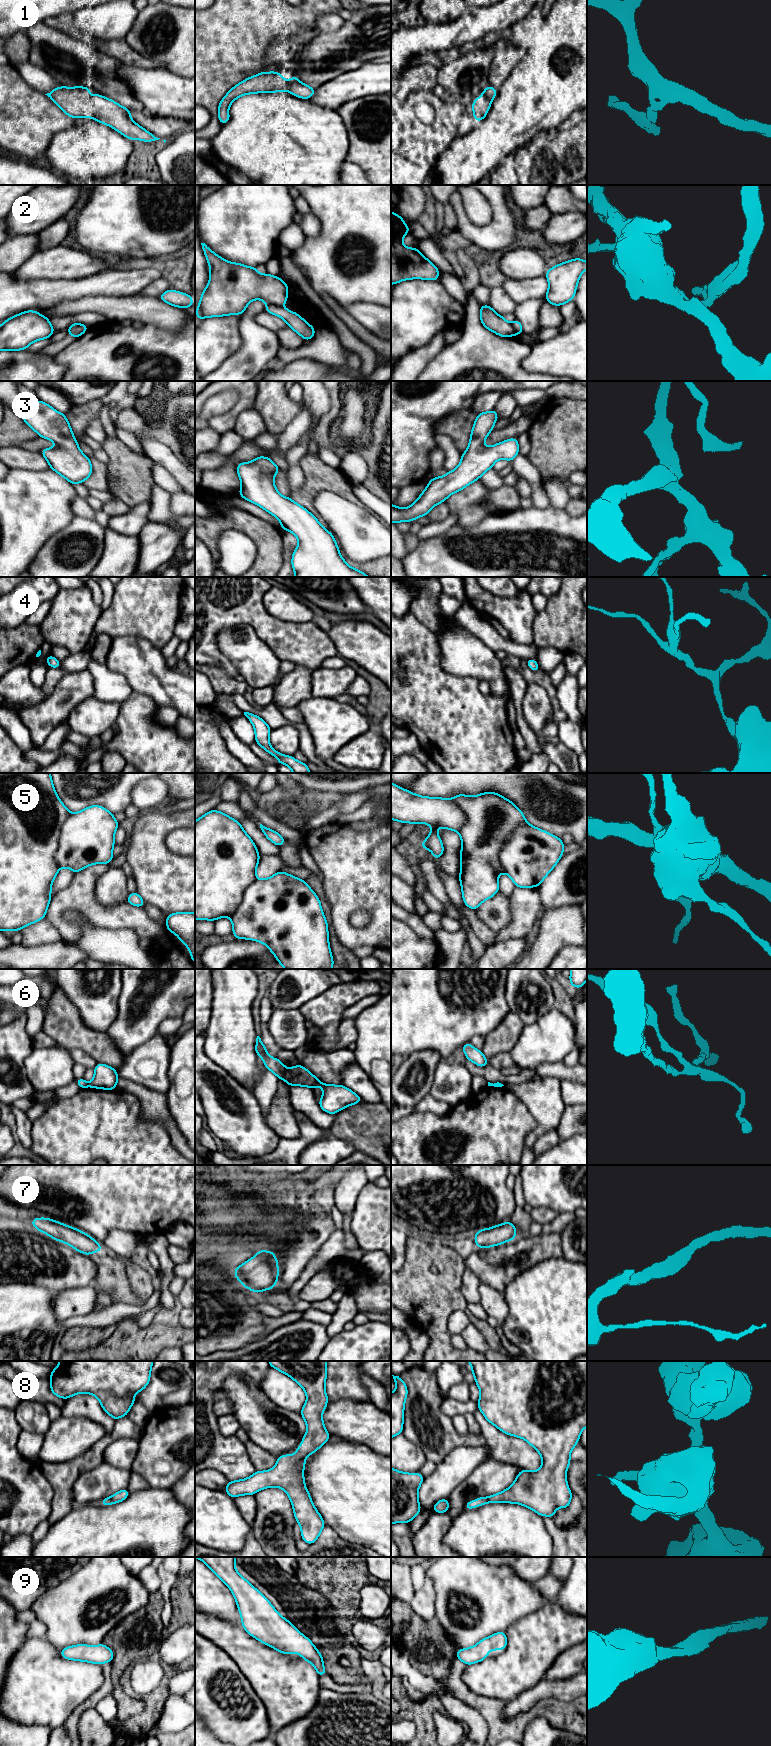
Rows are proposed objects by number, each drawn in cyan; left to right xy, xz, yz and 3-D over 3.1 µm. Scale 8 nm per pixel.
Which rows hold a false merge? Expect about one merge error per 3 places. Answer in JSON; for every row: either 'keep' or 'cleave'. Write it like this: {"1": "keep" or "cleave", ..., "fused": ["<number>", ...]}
{"1": "keep", "2": "cleave", "3": "keep", "4": "keep", "5": "cleave", "6": "cleave", "7": "keep", "8": "keep", "9": "keep", "fused": ["2", "5", "6"]}

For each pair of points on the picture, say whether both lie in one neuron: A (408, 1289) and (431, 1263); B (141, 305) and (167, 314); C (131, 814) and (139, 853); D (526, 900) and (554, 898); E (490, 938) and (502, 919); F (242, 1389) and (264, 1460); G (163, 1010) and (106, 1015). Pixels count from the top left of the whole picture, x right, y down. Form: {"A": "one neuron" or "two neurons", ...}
{"A": "one neuron", "B": "one neuron", "C": "two neurons", "D": "two neurons", "E": "two neurons", "F": "two neurons", "G": "two neurons"}

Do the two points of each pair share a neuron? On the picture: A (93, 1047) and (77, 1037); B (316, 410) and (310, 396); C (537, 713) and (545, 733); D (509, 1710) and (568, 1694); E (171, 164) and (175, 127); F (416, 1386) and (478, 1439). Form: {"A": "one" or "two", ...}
{"A": "one", "B": "one", "C": "two", "D": "one", "E": "two", "F": "one"}

